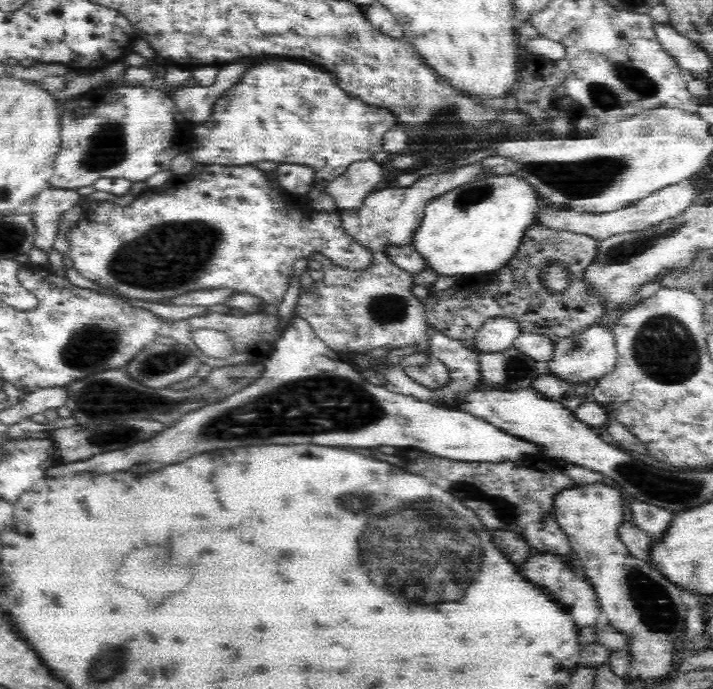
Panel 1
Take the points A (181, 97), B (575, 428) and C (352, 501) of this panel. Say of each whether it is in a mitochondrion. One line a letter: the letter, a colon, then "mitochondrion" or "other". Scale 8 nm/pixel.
A: other
B: other
C: mitochondrion

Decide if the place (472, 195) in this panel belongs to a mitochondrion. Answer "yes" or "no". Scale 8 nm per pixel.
yes

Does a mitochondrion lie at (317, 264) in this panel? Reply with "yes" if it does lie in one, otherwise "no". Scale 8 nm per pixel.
no

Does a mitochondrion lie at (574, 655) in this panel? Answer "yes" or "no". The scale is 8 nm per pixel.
no

